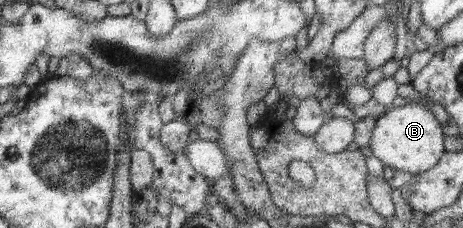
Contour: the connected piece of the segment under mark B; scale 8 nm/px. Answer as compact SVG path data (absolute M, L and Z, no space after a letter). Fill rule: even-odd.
M407 103L400 107L390 107L386 114L377 119L369 148L384 166L395 171L418 174L433 169L438 164L440 156L445 154L445 142L442 140L445 140L444 132L434 114L422 105Z

